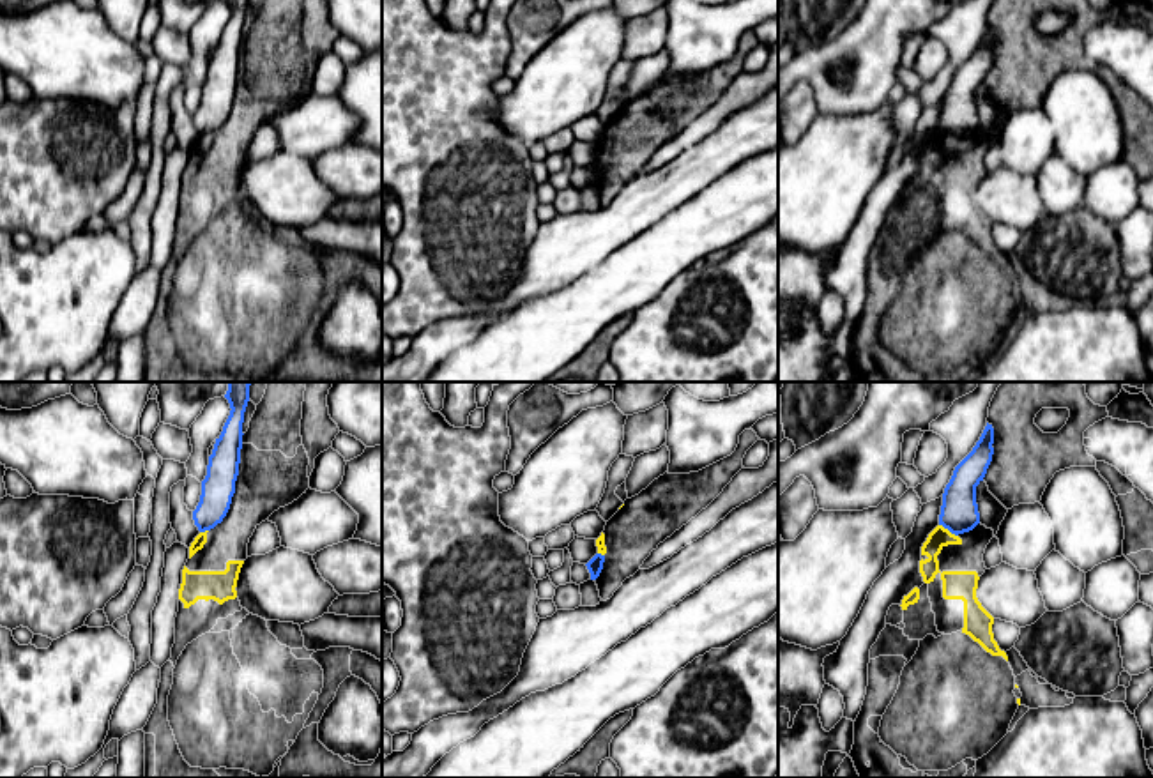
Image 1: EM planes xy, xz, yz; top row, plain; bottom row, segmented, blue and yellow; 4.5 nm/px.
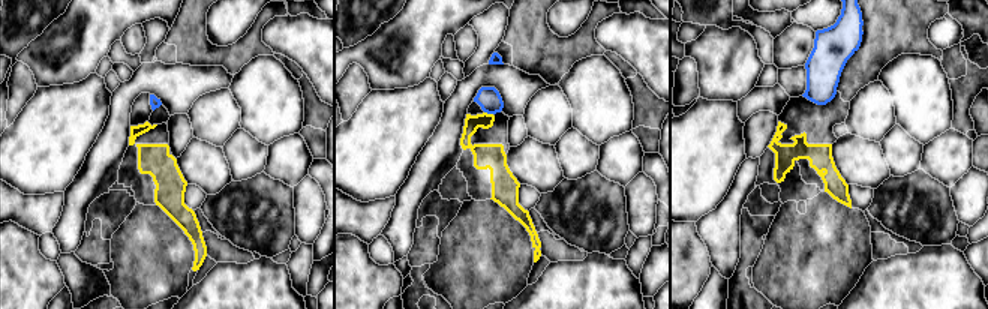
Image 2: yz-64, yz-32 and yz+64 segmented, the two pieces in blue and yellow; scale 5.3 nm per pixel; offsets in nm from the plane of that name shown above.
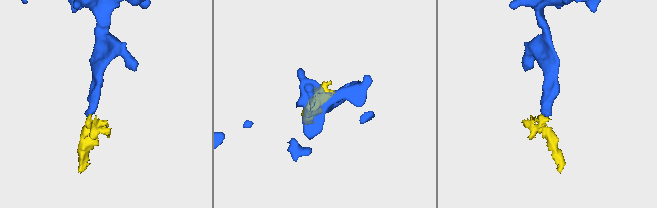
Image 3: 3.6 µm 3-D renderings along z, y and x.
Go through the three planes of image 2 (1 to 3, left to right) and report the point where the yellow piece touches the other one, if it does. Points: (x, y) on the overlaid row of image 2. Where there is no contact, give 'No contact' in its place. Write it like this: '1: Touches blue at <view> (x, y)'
1: No contact
2: Touches blue at yz-32 (489, 113)
3: No contact

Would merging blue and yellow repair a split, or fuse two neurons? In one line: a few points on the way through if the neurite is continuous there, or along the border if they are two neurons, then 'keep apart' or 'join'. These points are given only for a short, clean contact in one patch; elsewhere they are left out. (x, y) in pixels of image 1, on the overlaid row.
along yz (939, 524), (957, 536) | keep apart

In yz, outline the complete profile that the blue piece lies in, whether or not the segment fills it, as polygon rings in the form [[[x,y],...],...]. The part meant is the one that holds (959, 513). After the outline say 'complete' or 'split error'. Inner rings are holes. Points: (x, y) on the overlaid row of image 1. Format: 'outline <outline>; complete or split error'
outline [[[987,423],[973,451],[955,467],[943,493],[939,525],[958,536],[980,523],[976,486],[983,481],[994,454],[994,428]]]; complete

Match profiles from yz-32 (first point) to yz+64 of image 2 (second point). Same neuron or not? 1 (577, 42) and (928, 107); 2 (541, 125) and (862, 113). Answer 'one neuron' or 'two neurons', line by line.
1: two neurons
2: one neuron

